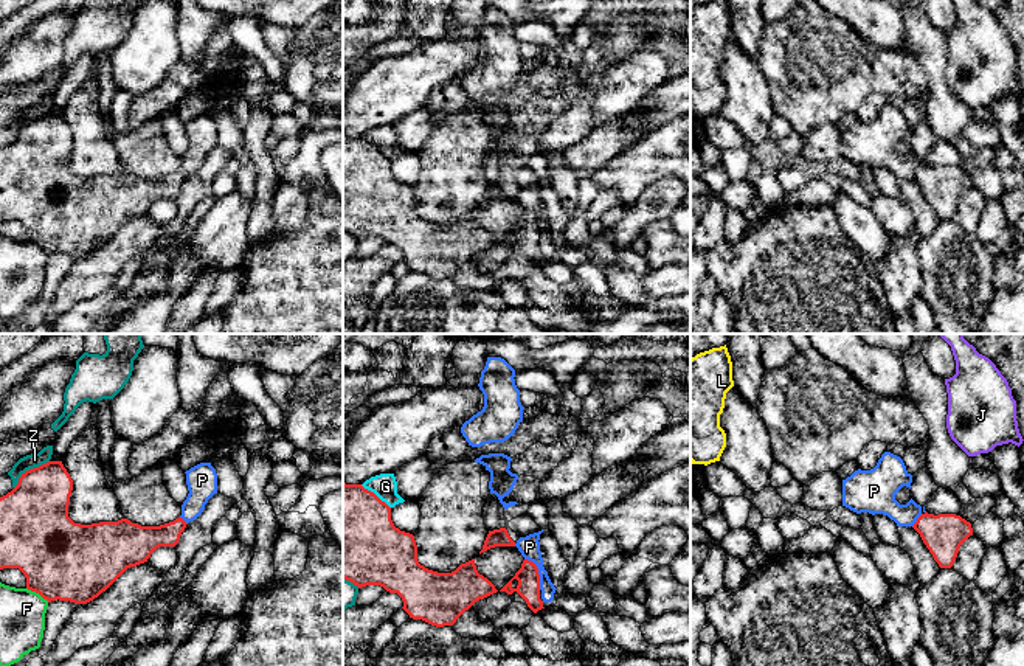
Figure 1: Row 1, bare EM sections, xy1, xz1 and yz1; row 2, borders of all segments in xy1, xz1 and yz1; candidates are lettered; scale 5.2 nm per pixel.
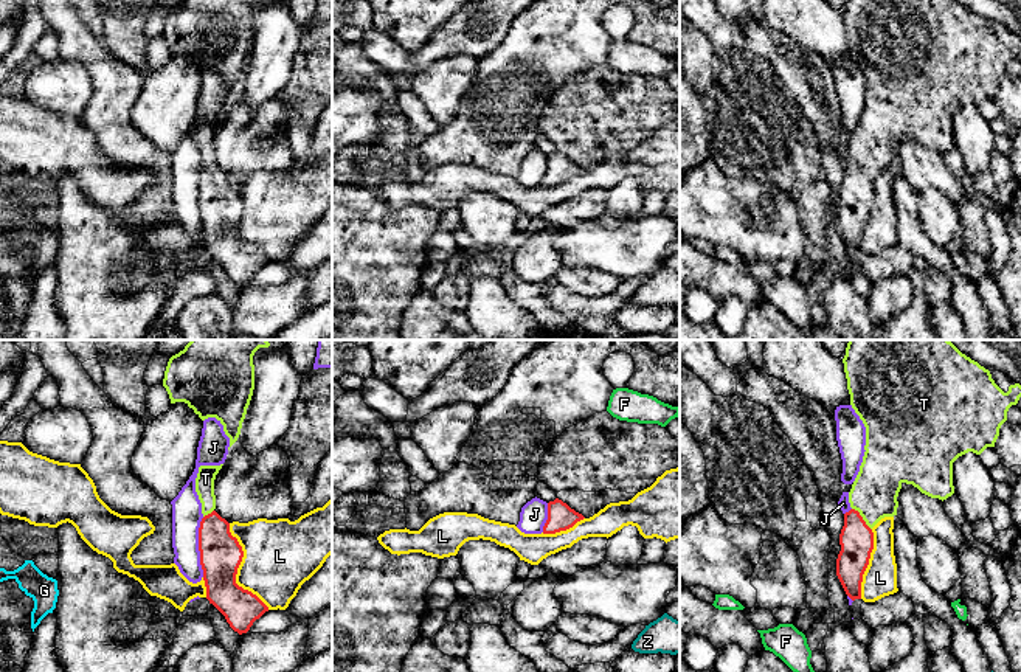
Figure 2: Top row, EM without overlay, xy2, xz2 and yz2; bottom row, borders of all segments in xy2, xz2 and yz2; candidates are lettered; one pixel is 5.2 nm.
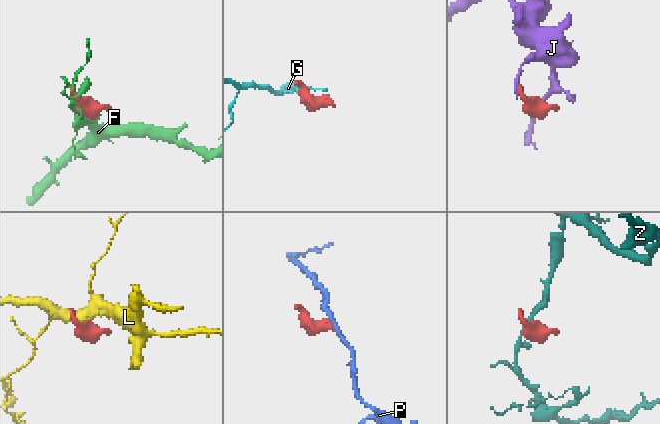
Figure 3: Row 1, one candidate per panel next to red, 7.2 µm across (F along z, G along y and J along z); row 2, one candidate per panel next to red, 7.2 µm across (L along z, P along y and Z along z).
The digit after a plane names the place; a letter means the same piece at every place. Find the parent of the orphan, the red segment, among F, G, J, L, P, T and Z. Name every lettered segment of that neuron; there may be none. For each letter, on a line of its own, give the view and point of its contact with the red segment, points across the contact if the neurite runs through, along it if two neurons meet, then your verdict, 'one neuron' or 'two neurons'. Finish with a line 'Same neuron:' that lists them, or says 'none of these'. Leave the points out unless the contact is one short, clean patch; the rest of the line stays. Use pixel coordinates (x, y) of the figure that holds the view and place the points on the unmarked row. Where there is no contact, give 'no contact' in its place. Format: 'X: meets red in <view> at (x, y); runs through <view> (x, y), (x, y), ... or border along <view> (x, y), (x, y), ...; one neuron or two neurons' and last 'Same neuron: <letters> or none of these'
F: meets red in xy1 at (38, 244); two neurons
G: meets red in xz1 at (374, 146); border along xz1 (360, 137), (373, 143), (390, 160); two neurons
J: meets red in xy2 at (199, 199); border along xy2 (204, 169), (199, 179), (202, 228); two neurons
L: meets red in xy2 at (236, 222); two neurons
P: meets red in xz1 at (537, 224); border along xz1 (525, 210), (536, 218), (540, 241); two neurons
T: meets red in yz2 at (861, 171); runs through yz2 (857, 191), (857, 179), (861, 171), (874, 145); one neuron
Z: meets red in xy1 at (30, 121); two neurons
Same neuron: T

